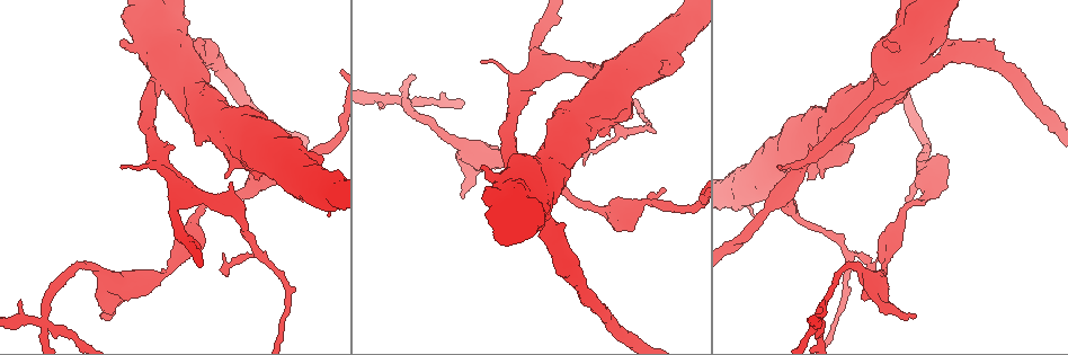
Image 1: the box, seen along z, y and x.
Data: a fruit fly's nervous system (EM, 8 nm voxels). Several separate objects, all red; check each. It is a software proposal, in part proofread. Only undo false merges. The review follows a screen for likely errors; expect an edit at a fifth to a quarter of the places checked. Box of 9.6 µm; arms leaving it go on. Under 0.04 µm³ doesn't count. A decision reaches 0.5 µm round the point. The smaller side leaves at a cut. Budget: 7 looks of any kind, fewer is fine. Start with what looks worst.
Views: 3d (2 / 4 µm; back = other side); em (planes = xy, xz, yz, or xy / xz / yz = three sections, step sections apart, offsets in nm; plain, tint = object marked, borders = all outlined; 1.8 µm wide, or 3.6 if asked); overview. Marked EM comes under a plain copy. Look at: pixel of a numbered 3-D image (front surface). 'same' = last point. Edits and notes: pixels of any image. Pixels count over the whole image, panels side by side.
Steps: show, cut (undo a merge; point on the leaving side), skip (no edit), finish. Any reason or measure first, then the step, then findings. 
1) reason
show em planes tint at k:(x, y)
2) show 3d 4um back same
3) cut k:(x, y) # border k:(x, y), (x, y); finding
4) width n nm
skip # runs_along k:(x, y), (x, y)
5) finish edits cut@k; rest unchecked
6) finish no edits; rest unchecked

looks like a crossing
show em planes tint at 1:(47, 316)

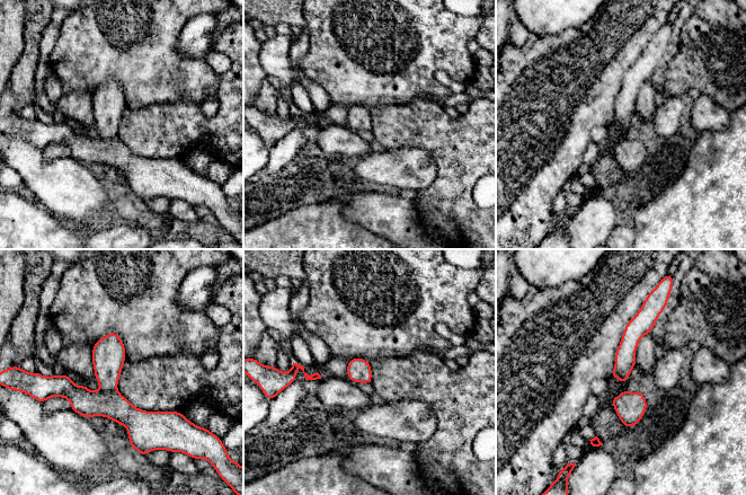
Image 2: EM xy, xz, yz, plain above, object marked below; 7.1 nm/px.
width 140 nm
cut 2:(88, 404) # part_leaving 2:(50, 379), (133, 418), (172, 414); a second neuron is stuck on

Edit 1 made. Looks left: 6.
sudden change in width
show 3d 4um at 1:(854, 267)

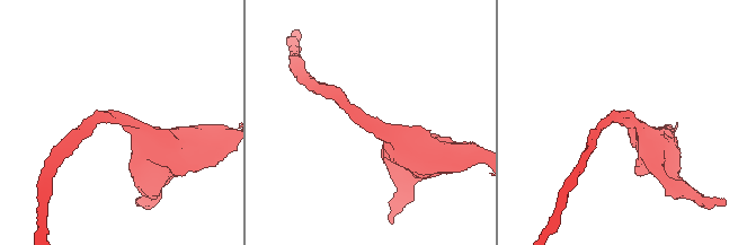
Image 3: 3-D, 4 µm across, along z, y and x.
show em xy step 8 tint at 3:(121, 118)

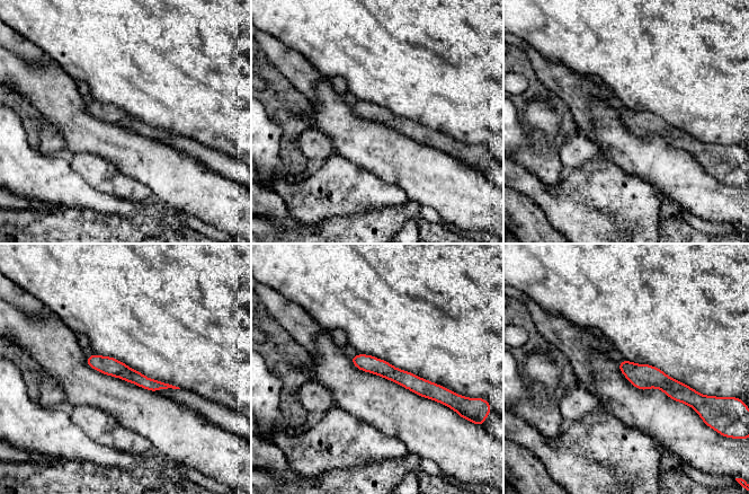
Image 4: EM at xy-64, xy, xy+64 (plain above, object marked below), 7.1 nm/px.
skip # runs_along 4:(354, 359), (380, 367), (440, 394); continuous, no second neuron

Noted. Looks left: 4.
a narrow waist
show 3d 2um at 1:(169, 271)

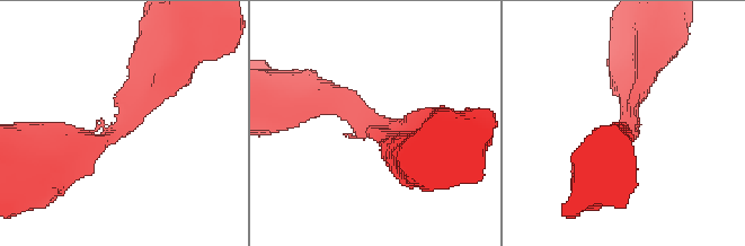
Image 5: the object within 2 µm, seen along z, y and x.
arm_widths 340, 340 nm; shape alone is not enough
show em planes tint at 5:(127, 128)

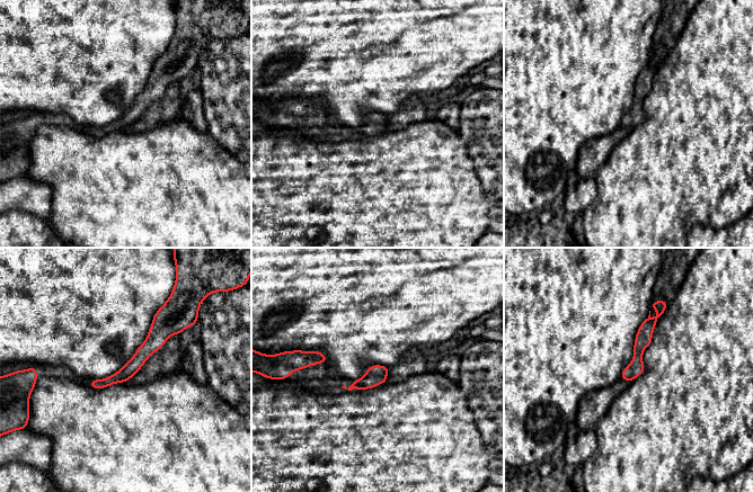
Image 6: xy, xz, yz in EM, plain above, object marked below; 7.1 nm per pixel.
width 110 nm
skip # runs_along 6:(160, 316), (141, 356), (92, 384); all the same neuron

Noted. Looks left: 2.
finish edits cut@2; rest unchecked

